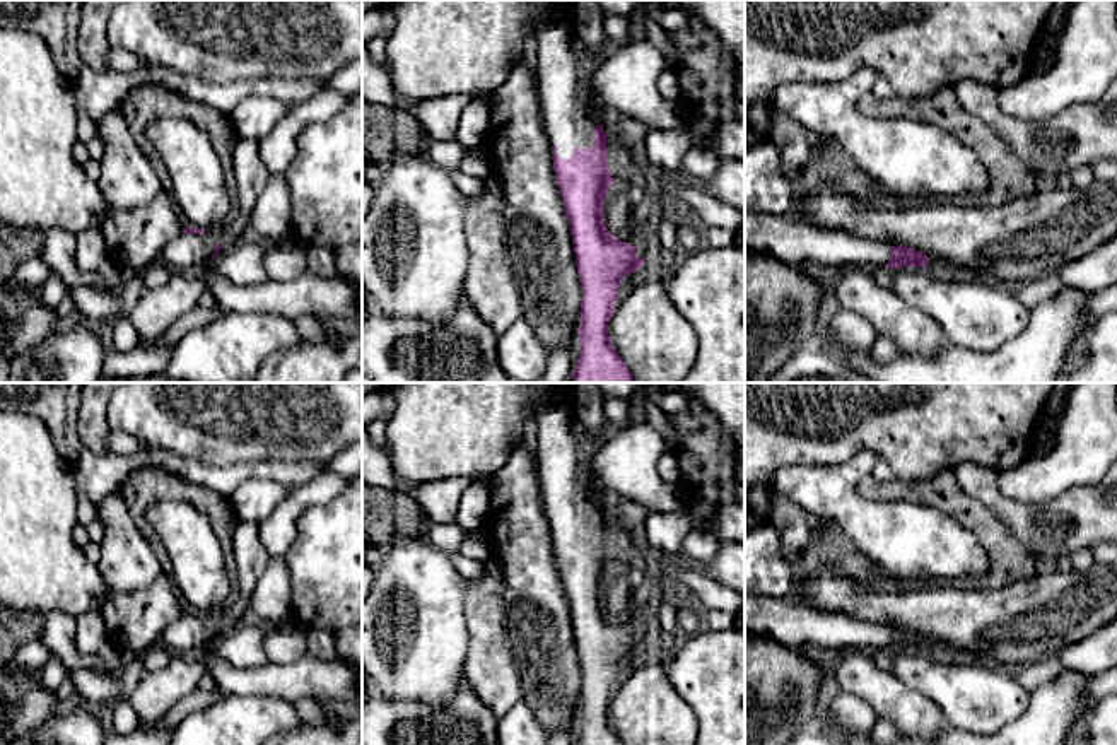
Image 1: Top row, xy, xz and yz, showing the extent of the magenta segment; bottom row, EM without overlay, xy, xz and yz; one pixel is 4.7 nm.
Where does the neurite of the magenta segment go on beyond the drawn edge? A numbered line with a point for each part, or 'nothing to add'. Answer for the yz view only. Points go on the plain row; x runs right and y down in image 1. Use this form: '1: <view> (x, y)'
1: yz (793, 624)

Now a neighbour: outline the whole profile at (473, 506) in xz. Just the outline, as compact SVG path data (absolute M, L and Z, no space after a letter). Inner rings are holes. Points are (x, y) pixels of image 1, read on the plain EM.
M480 480L463 492L454 523L466 533L477 533L483 528L490 509L490 489Z

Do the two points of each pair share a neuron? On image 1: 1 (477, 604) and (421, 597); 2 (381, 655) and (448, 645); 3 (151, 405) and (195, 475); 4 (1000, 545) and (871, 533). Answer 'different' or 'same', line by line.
1: different
2: same
3: different
4: different

